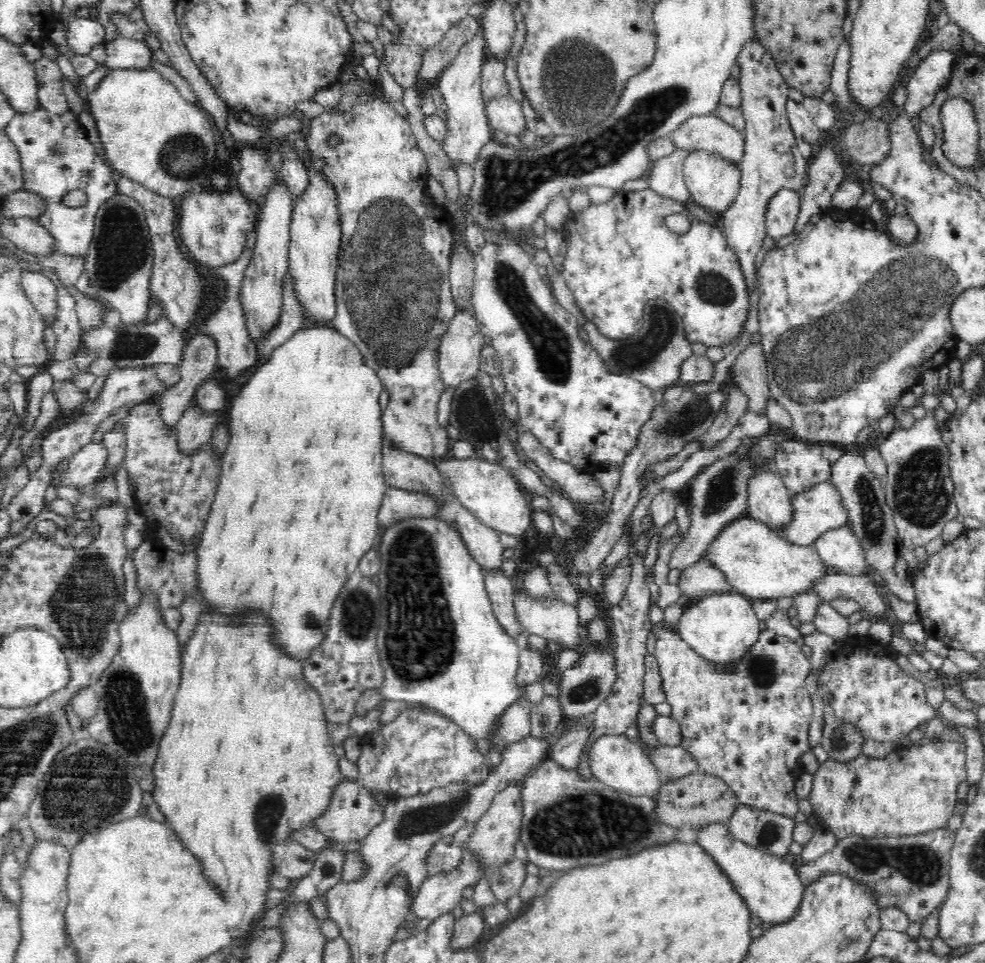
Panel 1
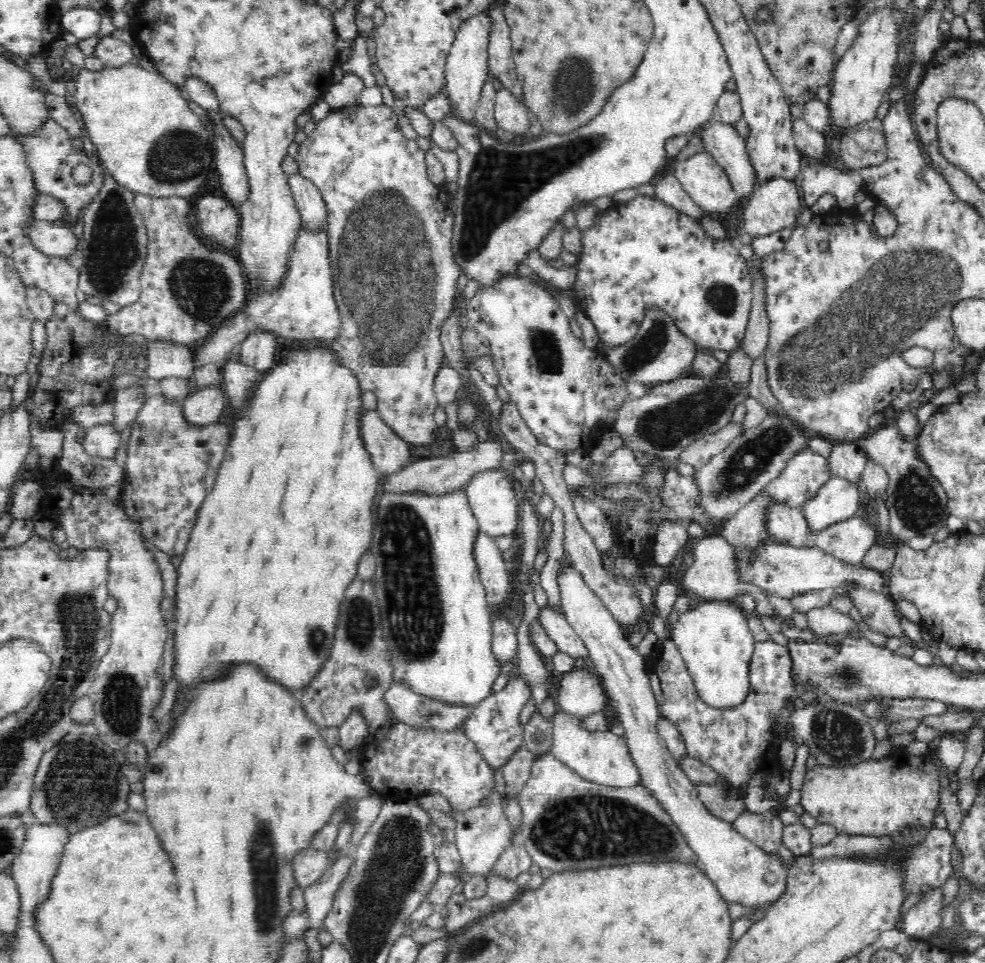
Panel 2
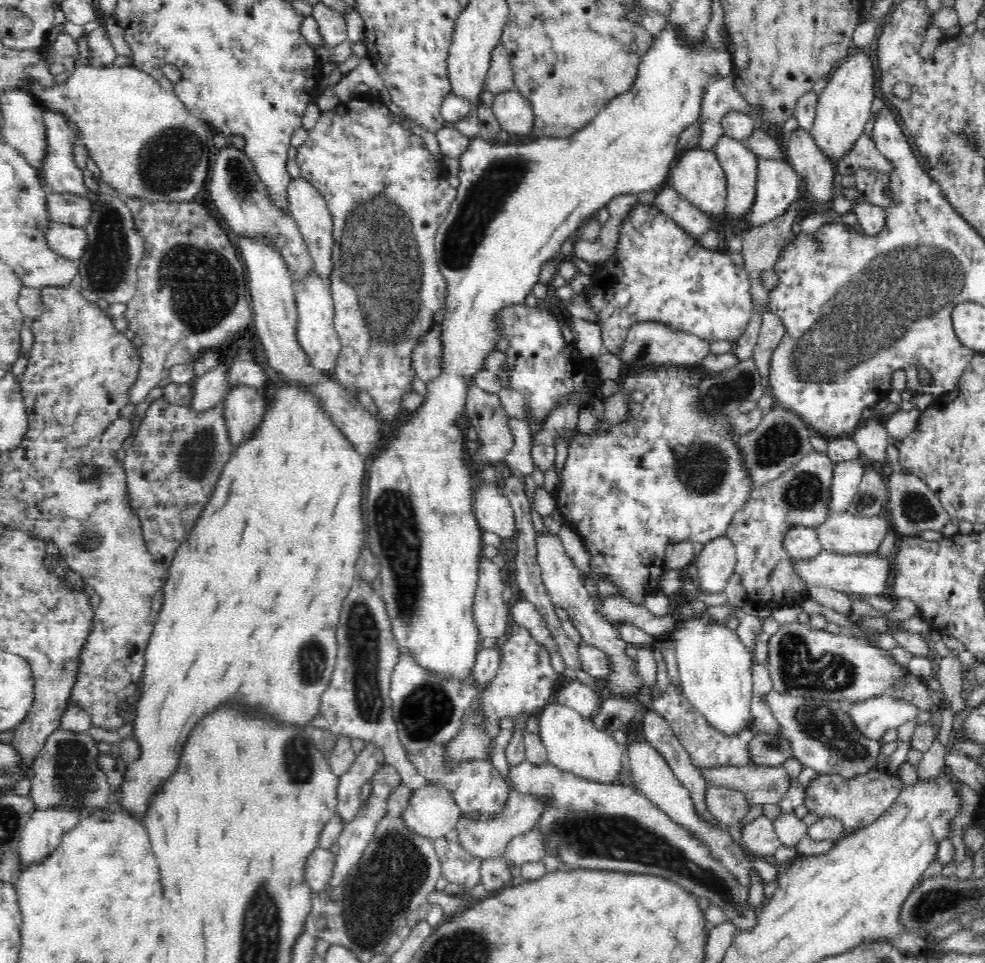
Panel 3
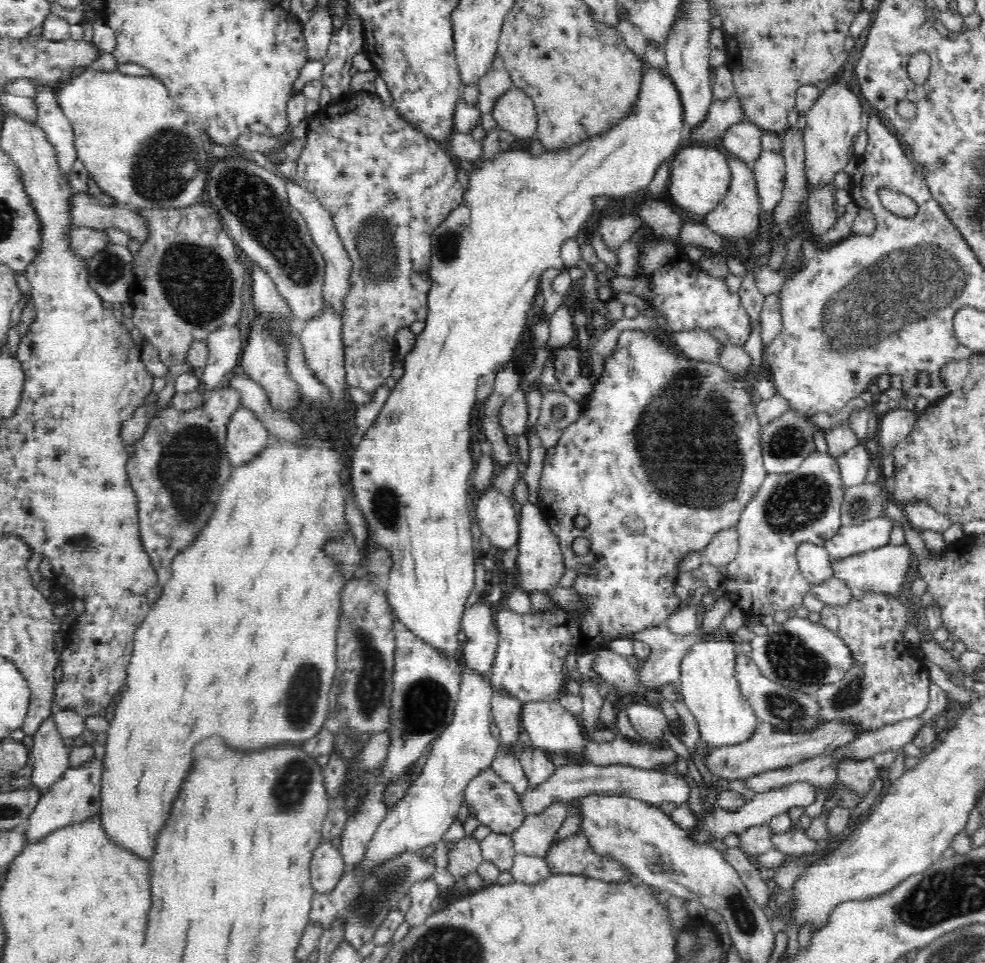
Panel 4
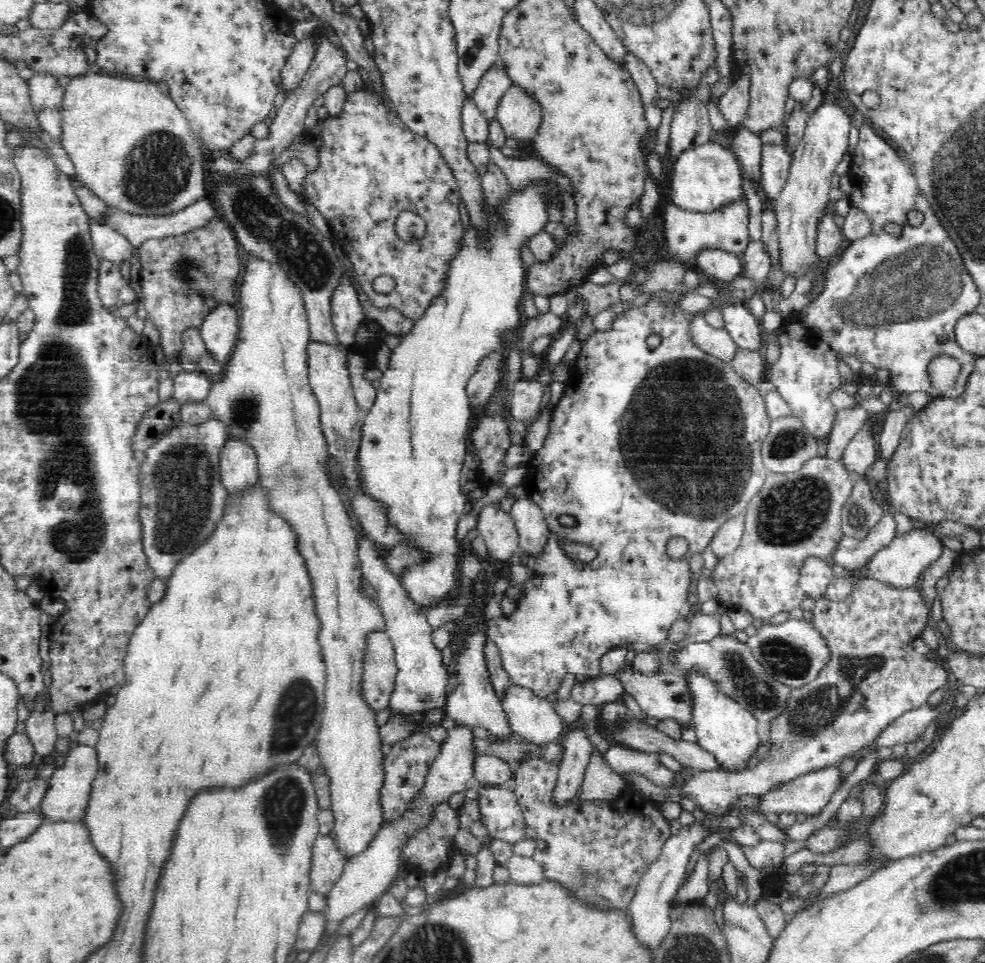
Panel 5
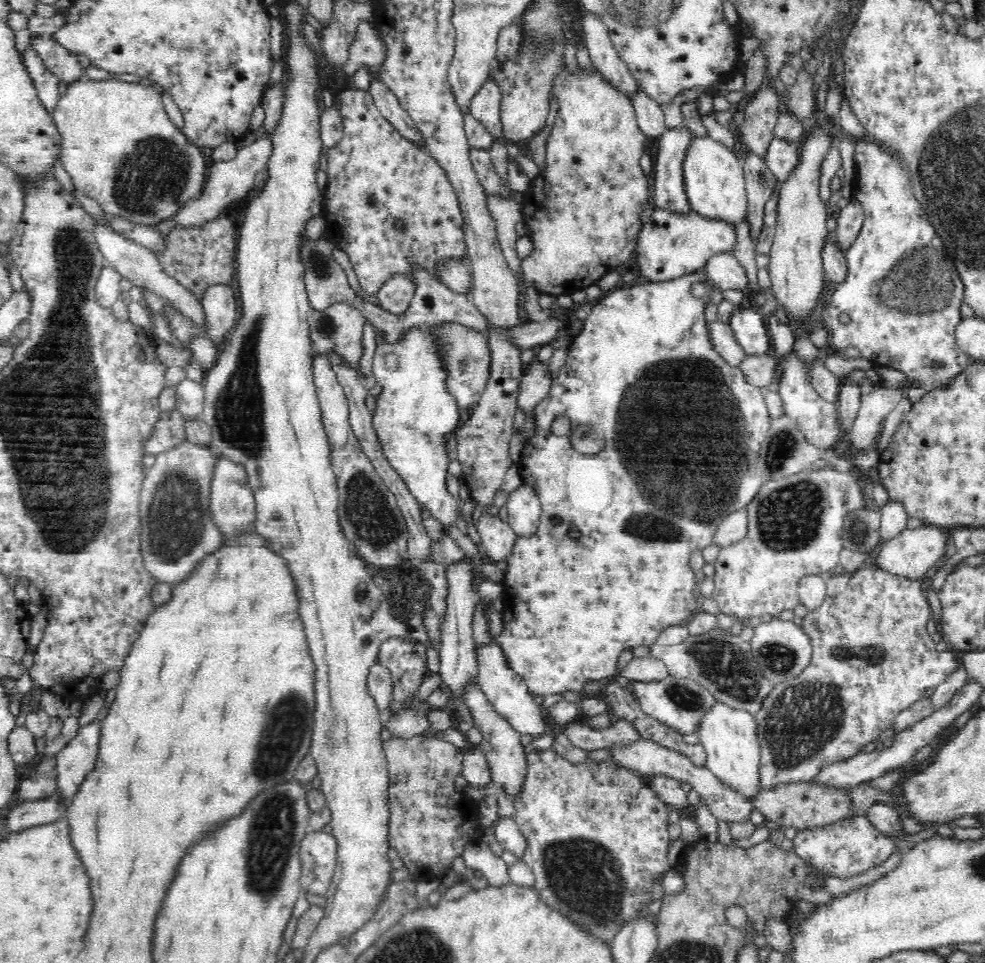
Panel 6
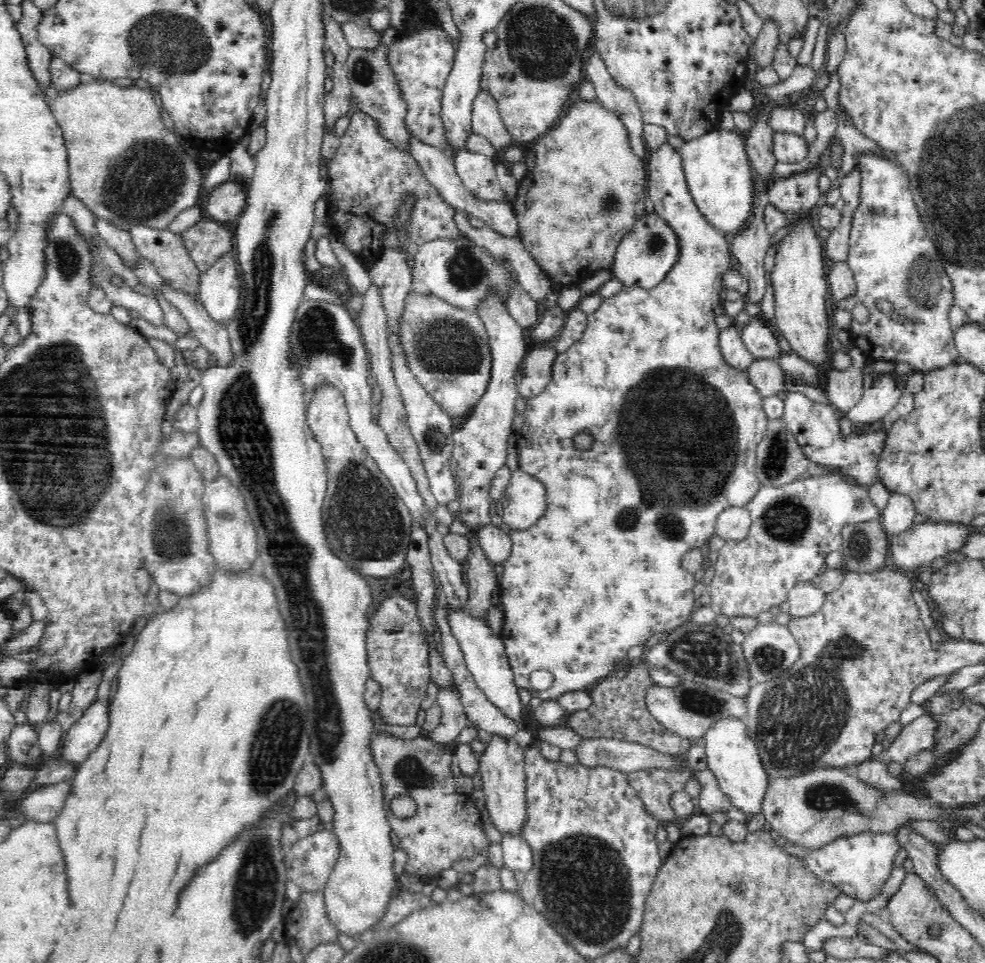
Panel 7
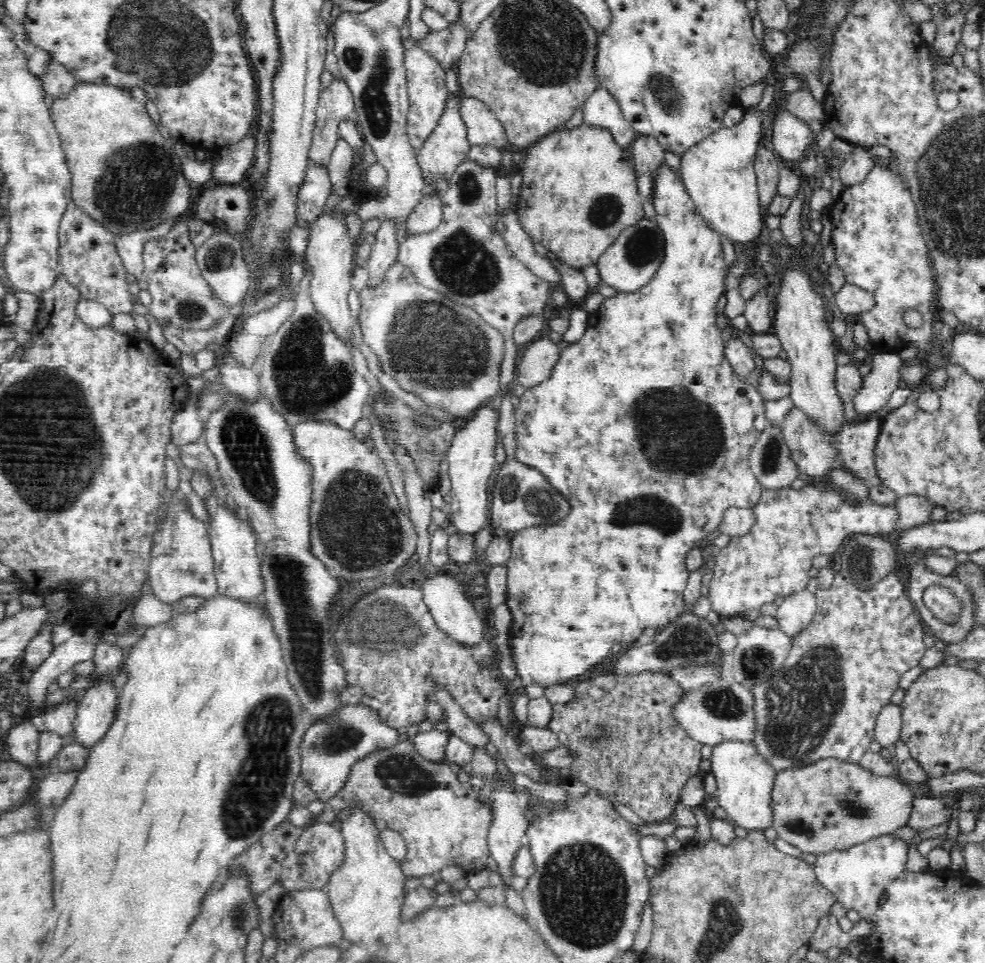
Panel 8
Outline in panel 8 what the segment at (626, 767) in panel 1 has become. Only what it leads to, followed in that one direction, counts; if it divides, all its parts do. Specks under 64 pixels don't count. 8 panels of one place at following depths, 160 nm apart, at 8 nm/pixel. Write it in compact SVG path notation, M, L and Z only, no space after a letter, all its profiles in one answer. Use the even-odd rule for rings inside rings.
M434 576L434 578L422 578L418 582L419 593L422 594L422 600L426 603L427 610L430 610L431 617L438 622L438 626L457 640L462 640L467 644L474 644L480 638L480 625L478 614L474 606L468 602L466 593L462 590L462 584L456 582L455 578L448 576Z

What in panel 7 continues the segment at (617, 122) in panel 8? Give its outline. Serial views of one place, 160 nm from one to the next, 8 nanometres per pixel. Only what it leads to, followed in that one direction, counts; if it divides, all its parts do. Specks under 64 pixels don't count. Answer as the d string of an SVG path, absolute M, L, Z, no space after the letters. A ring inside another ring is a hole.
M592 48L591 56L587 59L587 62L584 62L584 69L587 72L588 80L592 82L596 91L596 103L602 106L602 109L618 117L618 120L626 129L626 133L628 133L632 151L645 160L648 155L643 141L644 125L634 95L626 88L616 85L594 48Z

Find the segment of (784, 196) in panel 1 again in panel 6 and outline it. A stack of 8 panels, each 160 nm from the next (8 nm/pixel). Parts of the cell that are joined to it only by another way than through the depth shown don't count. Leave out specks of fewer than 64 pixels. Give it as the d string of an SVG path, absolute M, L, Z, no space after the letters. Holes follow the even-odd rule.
M775 136L770 144L765 163L781 184L797 168L800 158L800 146L795 140Z

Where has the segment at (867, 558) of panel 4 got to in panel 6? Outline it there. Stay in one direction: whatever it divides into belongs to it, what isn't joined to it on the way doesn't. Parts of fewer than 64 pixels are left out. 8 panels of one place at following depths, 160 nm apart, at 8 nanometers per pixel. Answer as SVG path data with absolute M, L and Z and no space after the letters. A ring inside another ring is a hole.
M925 524L913 530L903 530L894 538L882 542L878 546L878 568L886 570L898 577L924 581L925 575L928 574L931 567L944 556L944 548L950 542L951 533L952 529L941 528L930 524Z

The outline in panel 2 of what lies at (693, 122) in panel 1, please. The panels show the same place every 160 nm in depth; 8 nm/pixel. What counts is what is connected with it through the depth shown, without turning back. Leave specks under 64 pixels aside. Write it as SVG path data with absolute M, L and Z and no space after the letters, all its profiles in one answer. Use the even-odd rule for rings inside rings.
M722 122L702 126L704 151L724 169L738 204L746 202L756 188L756 169L747 150L746 139L734 127Z

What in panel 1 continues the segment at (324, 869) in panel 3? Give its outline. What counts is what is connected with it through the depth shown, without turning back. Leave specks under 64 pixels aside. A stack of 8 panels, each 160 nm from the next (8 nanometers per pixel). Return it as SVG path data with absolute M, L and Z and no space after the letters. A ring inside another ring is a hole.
M294 841L279 845L272 855L276 863L276 872L292 880L306 878L317 860L317 853Z

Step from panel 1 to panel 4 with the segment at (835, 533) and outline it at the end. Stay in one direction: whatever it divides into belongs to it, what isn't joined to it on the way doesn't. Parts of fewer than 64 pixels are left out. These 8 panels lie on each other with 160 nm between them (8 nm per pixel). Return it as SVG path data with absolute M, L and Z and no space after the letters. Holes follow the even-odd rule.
M880 516L858 526L844 526L826 544L831 561L882 548L890 542L893 519Z

